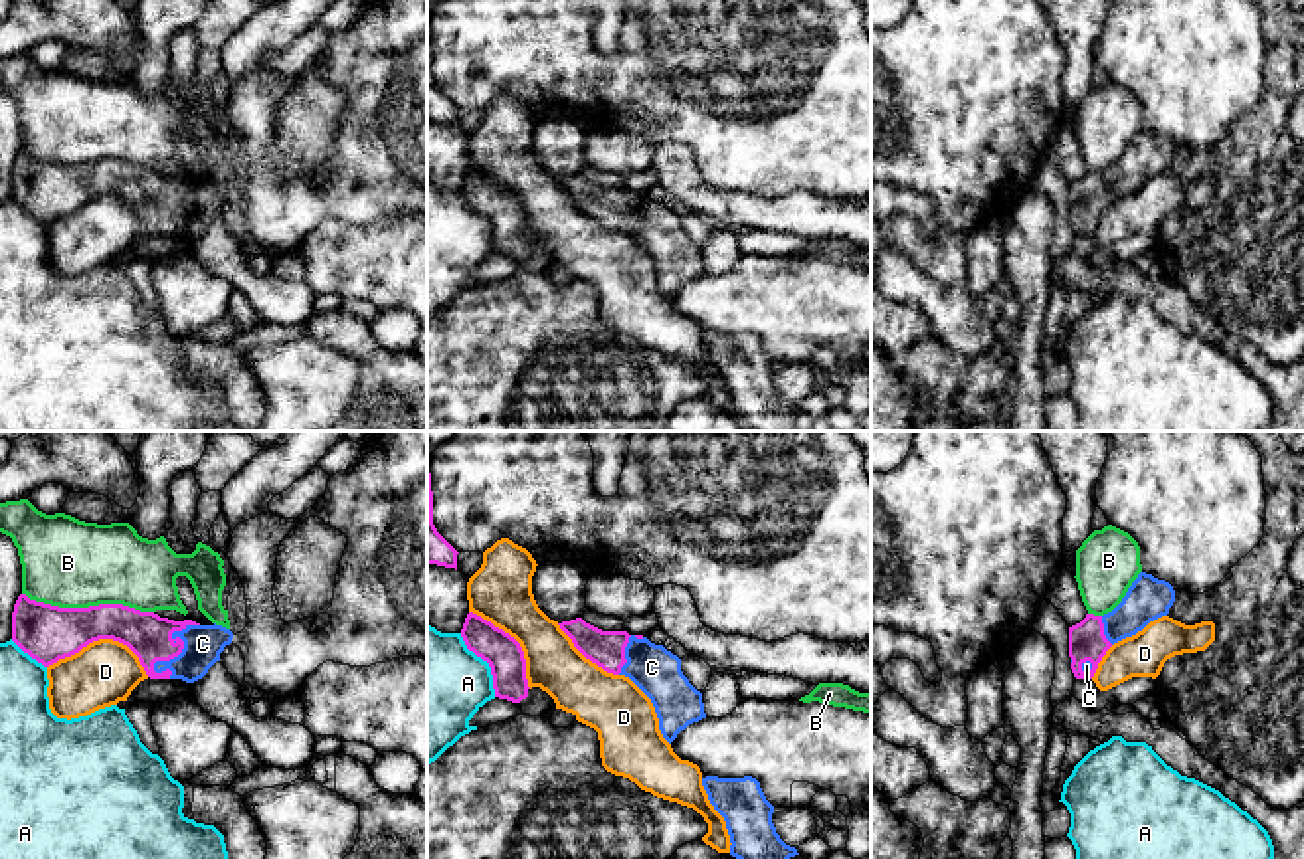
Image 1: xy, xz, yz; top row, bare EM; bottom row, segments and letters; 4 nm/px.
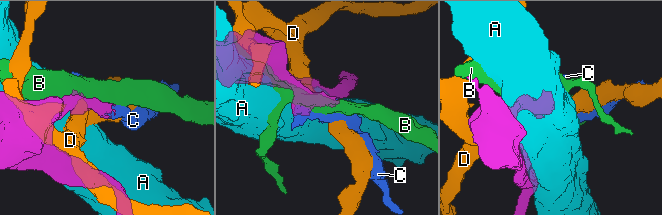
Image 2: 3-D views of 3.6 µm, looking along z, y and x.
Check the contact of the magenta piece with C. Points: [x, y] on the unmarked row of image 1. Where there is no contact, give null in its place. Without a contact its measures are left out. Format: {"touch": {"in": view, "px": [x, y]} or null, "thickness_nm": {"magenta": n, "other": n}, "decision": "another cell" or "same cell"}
{"touch": {"in": "xy", "px": [183, 202]}, "thickness_nm": {"magenta": 190, "other": 160}, "decision": "same cell"}

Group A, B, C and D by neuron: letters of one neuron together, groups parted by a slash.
A / B / C / D

